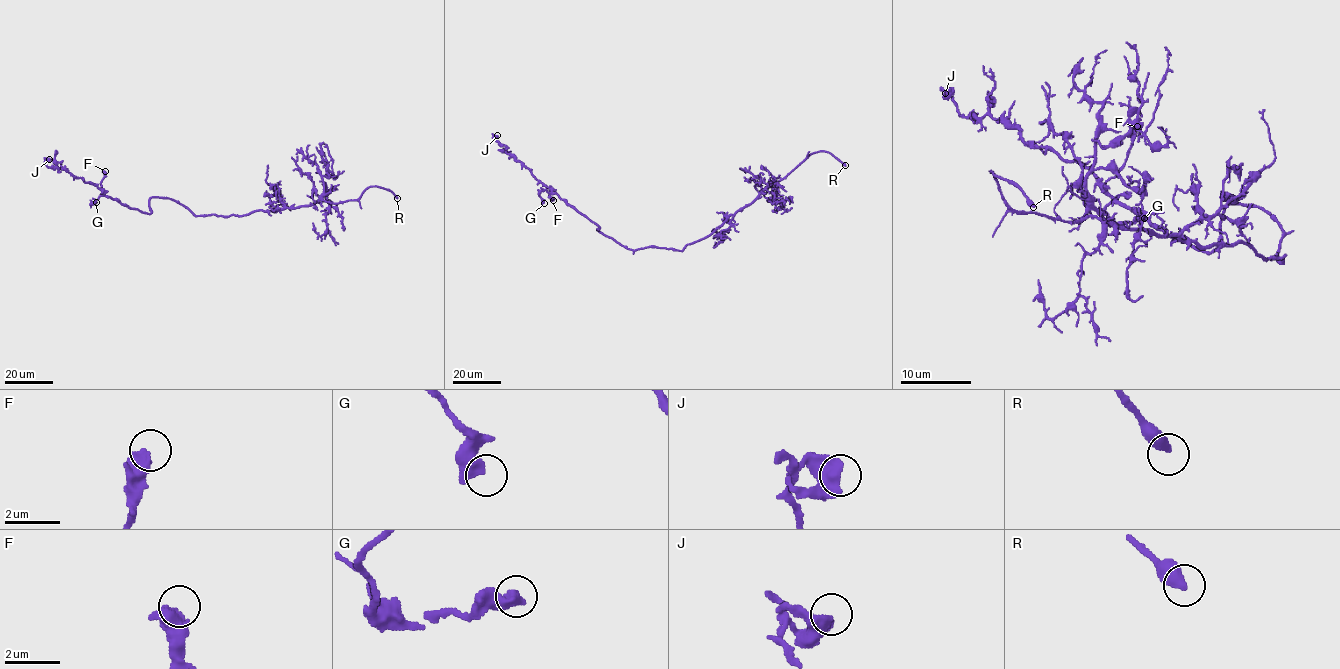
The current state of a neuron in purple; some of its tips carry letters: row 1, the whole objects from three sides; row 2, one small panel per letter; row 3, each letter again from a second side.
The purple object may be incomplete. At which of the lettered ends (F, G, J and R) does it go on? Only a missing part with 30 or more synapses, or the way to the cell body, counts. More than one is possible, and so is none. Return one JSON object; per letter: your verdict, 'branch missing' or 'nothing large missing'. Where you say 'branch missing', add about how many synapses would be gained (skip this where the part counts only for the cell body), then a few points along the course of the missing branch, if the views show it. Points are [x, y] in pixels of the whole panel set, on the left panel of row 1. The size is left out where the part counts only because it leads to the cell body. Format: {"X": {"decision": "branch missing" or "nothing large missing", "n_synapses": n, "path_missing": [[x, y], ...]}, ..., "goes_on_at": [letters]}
{"F": {"decision": "nothing large missing"}, "G": {"decision": "nothing large missing"}, "J": {"decision": "nothing large missing"}, "R": {"decision": "branch missing", "path_missing": [[397, 198], [408, 200], [421, 212], [423, 219]]}, "goes_on_at": ["R"]}

